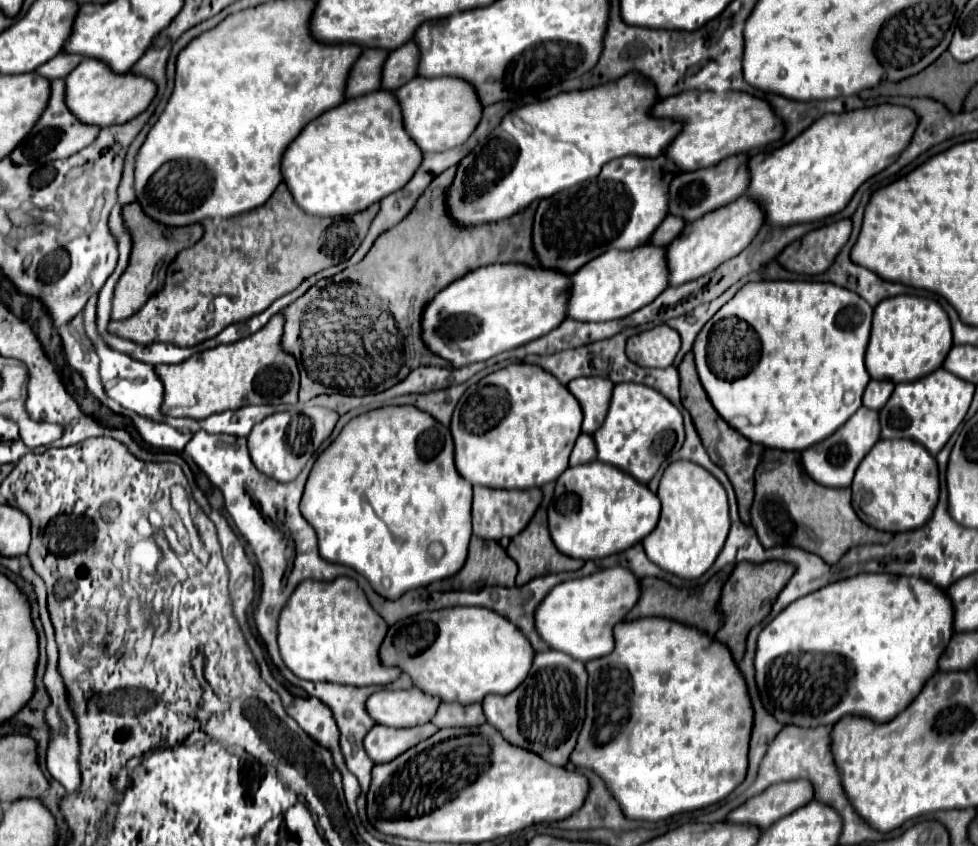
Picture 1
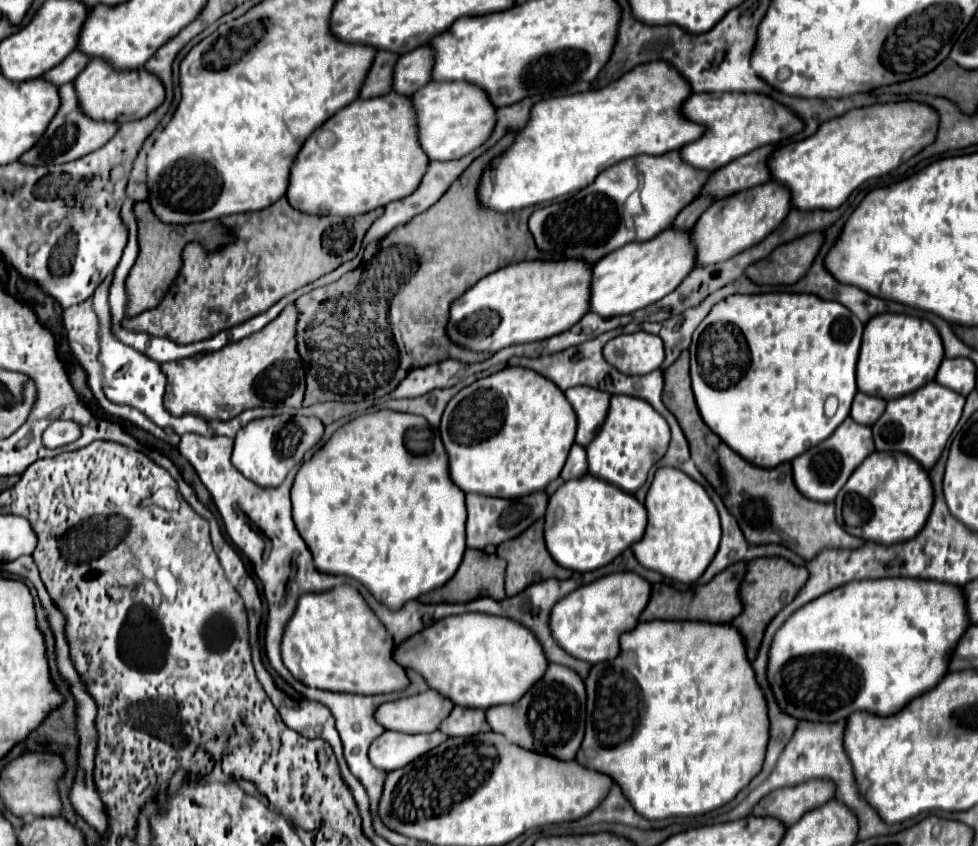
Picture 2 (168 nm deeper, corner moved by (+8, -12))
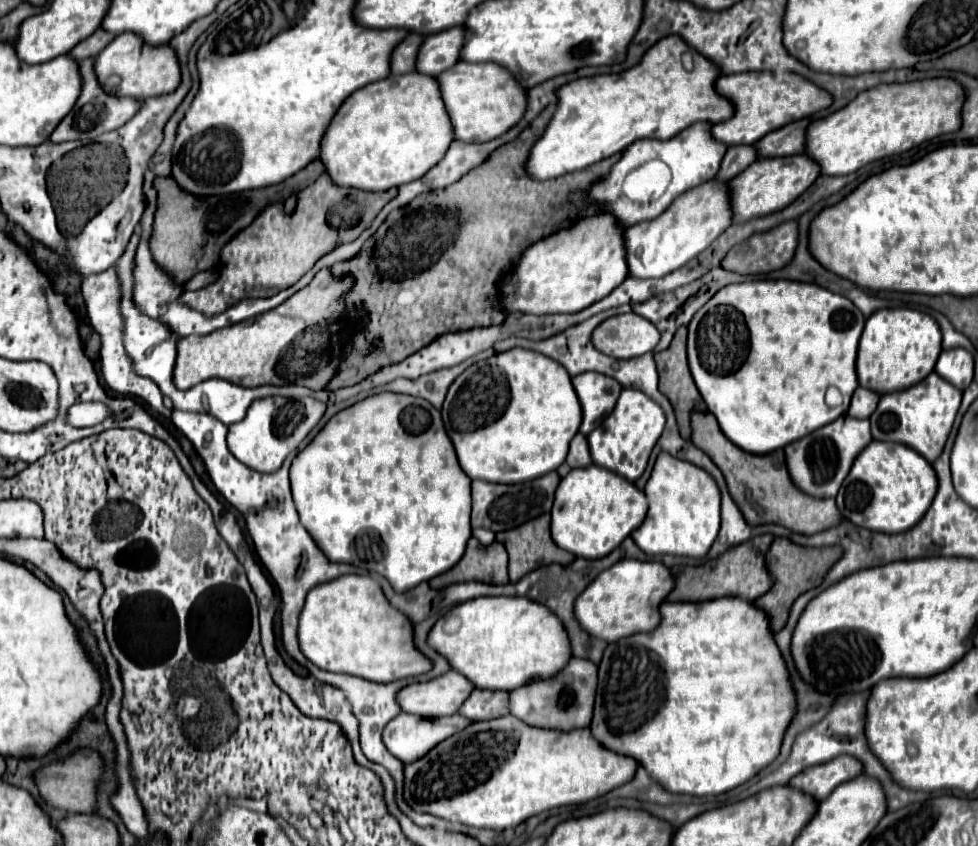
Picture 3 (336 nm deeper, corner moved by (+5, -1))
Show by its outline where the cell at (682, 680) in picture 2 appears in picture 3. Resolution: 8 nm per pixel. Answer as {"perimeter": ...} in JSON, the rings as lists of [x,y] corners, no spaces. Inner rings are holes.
{"perimeter":[[[719,598],[719,600],[697,602],[697,604],[663,602],[661,604],[661,624],[655,630],[651,630],[647,634],[635,634],[635,636],[619,640],[615,646],[613,644],[607,646],[603,660],[599,664],[599,686],[597,686],[591,734],[607,750],[635,758],[651,774],[651,778],[667,792],[689,794],[689,796],[709,796],[709,794],[717,796],[717,794],[723,794],[723,792],[729,792],[729,790],[741,786],[743,782],[753,778],[761,768],[765,768],[767,764],[771,764],[777,758],[783,734],[785,734],[793,714],[795,714],[795,694],[793,694],[793,688],[789,682],[785,662],[781,658],[781,652],[775,646],[773,636],[769,632],[765,612],[757,610],[751,602],[745,602],[741,598]]]}

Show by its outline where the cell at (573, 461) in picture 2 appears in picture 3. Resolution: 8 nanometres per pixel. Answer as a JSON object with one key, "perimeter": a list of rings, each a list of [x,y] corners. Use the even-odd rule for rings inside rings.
{"perimeter":[[[577,434],[571,440],[571,448],[569,448],[569,454],[567,454],[567,464],[571,468],[583,468],[583,466],[591,464],[589,444],[587,444],[587,438],[583,434]]]}

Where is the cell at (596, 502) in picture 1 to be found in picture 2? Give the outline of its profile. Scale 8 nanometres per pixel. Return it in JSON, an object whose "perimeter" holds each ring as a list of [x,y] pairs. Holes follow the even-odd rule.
{"perimeter":[[[586,473],[580,479],[566,481],[550,497],[544,535],[546,547],[558,565],[586,573],[612,563],[634,541],[640,541],[644,529],[646,509],[634,495]]]}

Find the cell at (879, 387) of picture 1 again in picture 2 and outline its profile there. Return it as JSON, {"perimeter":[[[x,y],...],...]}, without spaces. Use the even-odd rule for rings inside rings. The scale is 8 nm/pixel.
{"perimeter":[[[858,393],[852,403],[850,417],[860,425],[874,425],[874,421],[884,413],[886,401],[880,397],[870,397],[866,393]]]}

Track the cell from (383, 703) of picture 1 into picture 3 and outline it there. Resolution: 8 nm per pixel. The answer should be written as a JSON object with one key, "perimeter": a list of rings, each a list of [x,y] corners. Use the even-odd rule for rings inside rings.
{"perimeter":[[[449,670],[429,682],[409,684],[397,694],[397,702],[403,712],[421,718],[439,718],[455,714],[467,696],[473,692],[473,684],[465,676]]]}

